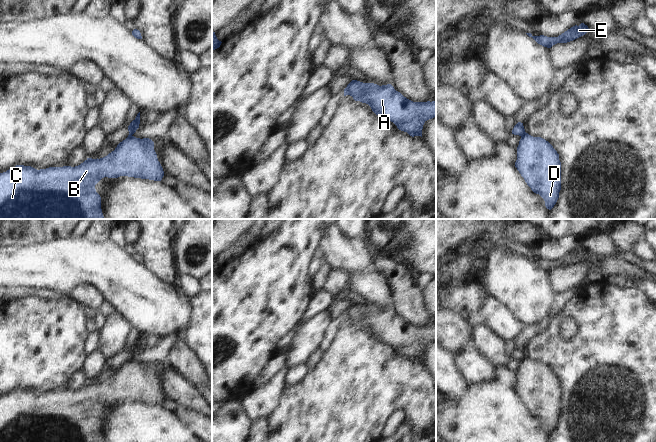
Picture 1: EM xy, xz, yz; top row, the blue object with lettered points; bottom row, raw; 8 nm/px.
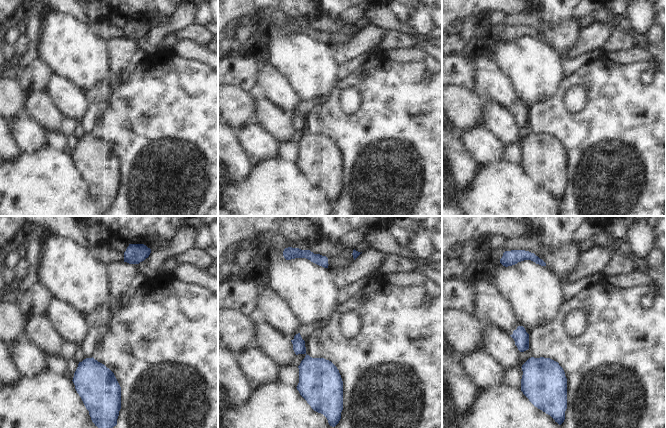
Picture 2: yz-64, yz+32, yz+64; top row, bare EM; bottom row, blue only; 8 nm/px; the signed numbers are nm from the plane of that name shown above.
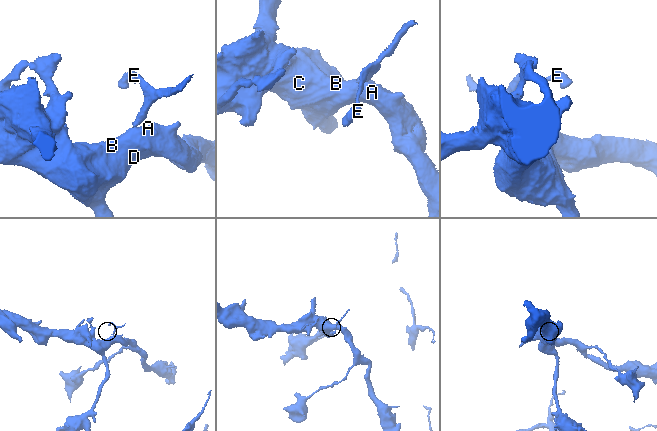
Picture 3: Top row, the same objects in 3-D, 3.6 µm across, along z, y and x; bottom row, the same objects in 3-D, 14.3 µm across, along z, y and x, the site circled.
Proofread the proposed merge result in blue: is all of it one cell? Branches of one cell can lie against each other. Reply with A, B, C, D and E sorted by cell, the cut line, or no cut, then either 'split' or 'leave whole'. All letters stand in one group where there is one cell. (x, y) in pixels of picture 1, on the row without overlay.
A B C D / E | yz (525, 356), (521, 361) | split

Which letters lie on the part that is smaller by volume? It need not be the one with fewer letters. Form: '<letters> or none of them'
E

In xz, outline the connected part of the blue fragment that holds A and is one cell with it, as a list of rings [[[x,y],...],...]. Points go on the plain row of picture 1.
[[[351,305],[344,313],[344,320],[350,319],[355,325],[368,328],[376,339],[393,346],[401,355],[410,360],[421,360],[424,347],[436,341],[436,325],[413,326],[396,315],[391,308],[379,310],[374,307]]]

